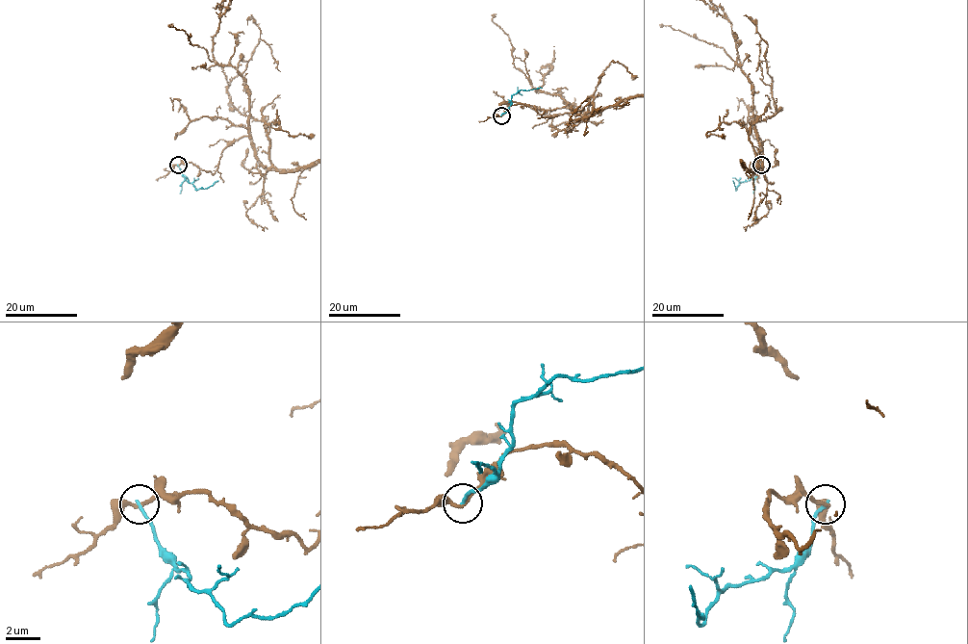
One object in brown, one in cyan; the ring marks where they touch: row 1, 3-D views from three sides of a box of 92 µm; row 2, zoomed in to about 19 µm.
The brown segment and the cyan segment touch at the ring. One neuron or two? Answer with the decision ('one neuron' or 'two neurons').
two neurons

